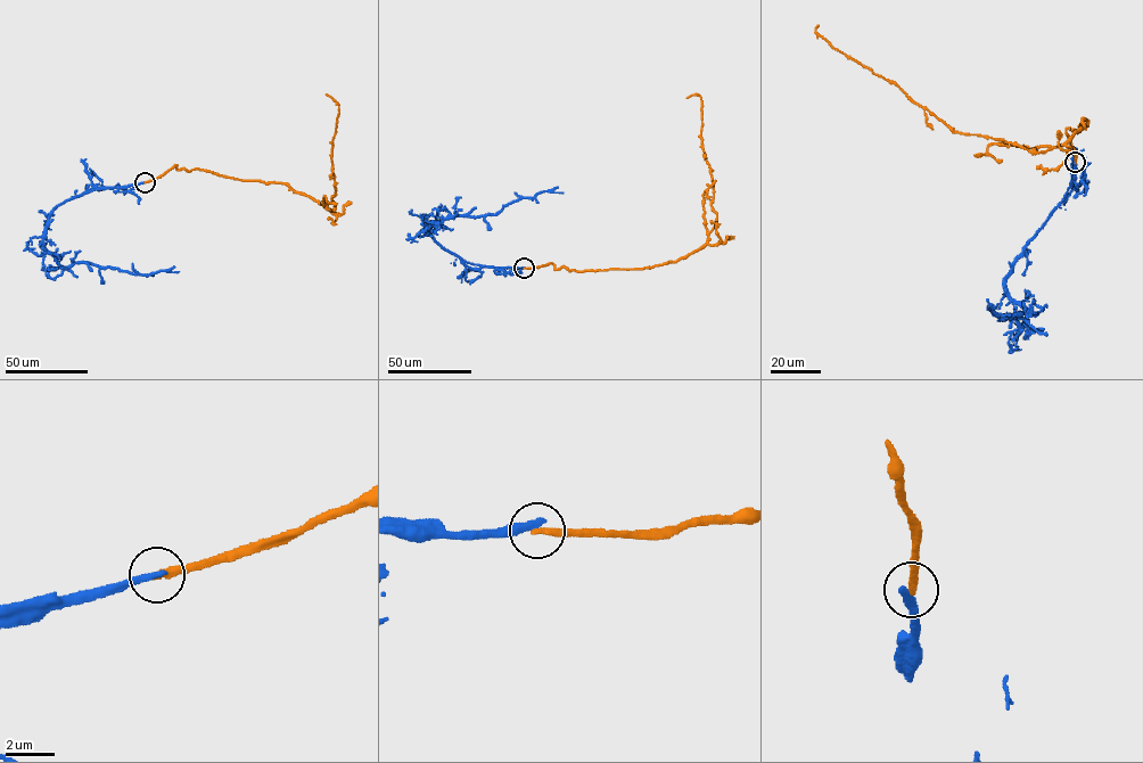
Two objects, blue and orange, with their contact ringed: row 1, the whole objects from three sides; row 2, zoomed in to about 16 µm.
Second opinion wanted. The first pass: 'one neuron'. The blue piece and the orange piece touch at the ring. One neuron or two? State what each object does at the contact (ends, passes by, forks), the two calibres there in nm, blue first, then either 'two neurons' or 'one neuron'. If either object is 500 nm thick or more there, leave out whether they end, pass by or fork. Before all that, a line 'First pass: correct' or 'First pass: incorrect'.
First pass: incorrect
blue ends; orange ends; calibres 320 and 300 nm; two neurons

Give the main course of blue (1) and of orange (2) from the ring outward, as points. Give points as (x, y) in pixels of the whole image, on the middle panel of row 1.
1: (524, 268), (466, 262), (437, 244), (424, 215), (429, 226), (458, 215), (496, 214), (521, 198), (562, 193)
2: (524, 268), (642, 269), (701, 248), (716, 213), (701, 101), (687, 98)

